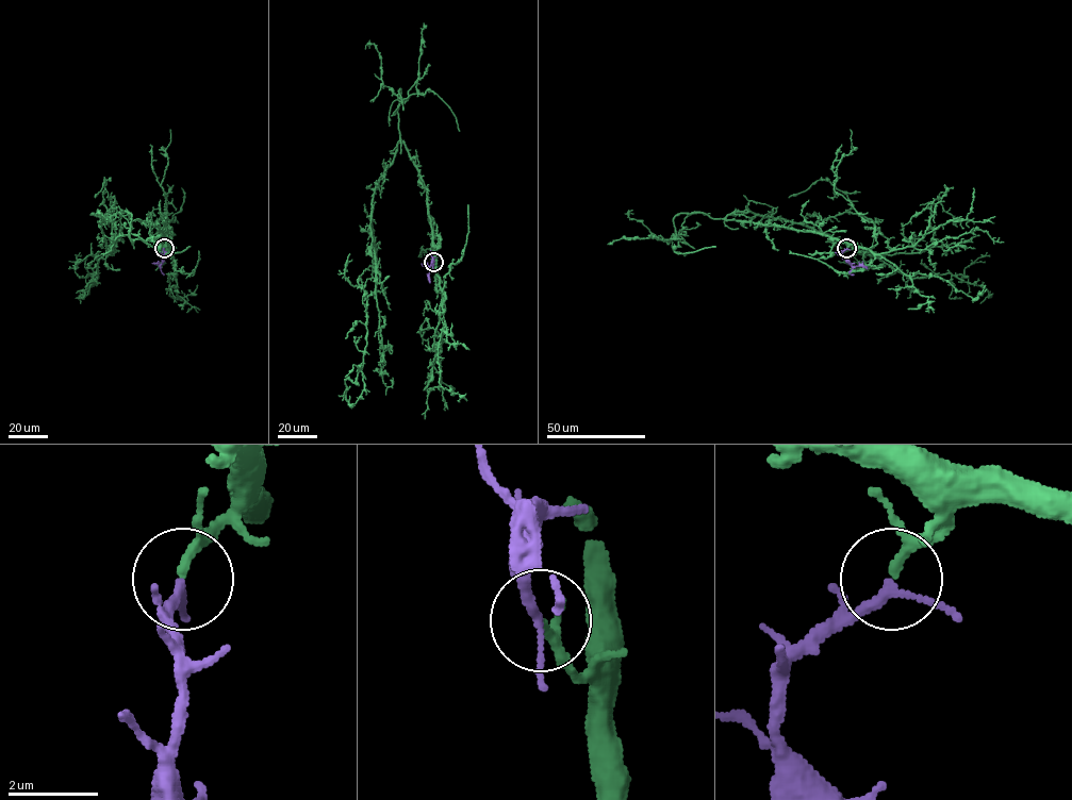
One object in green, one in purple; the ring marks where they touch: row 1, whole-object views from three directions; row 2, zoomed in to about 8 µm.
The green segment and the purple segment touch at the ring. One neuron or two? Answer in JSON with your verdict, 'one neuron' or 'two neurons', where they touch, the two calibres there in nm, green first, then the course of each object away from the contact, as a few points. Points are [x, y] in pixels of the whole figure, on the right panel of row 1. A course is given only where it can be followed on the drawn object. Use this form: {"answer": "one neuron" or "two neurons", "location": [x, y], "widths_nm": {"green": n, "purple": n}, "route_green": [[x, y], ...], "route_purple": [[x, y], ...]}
{"answer": "one neuron", "location": [846, 248], "widths_nm": {"green": 160, "purple": 180}, "route_green": [[846, 248], [810, 231], [726, 217], [752, 212], [803, 222], [885, 254], [934, 246], [936, 199], [955, 223]], "route_purple": [[846, 248], [842, 255], [853, 267], [867, 268]]}

